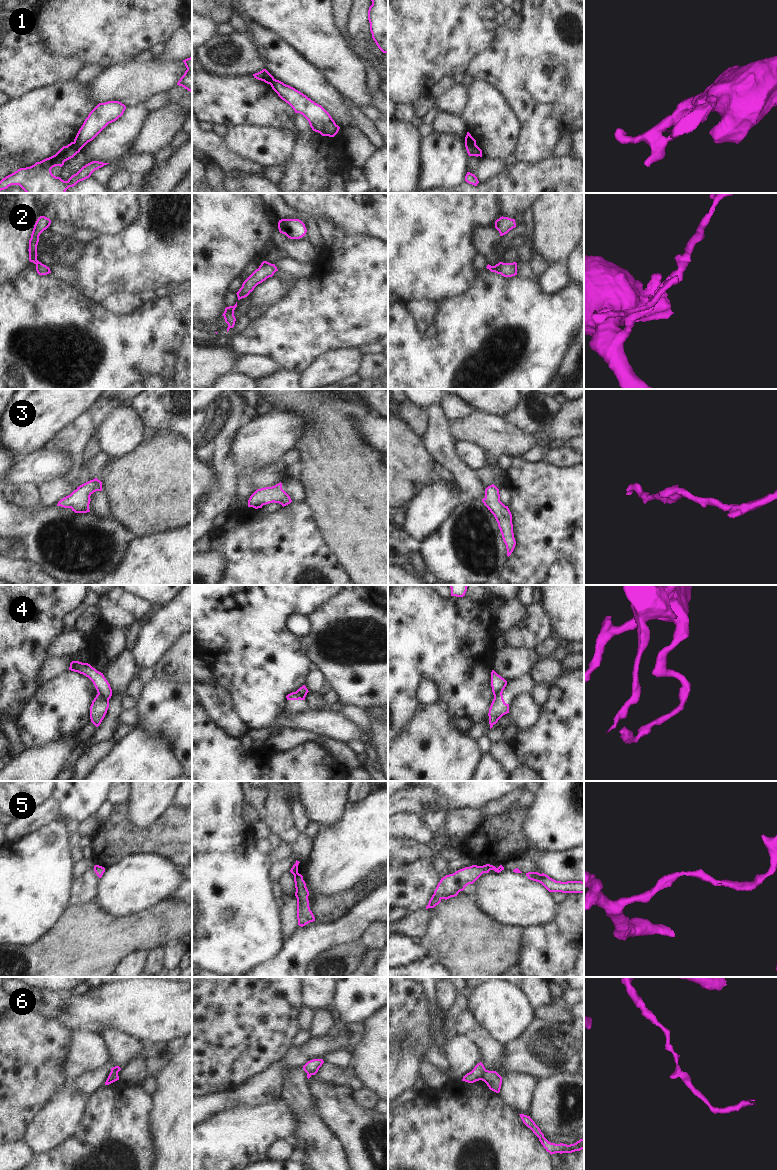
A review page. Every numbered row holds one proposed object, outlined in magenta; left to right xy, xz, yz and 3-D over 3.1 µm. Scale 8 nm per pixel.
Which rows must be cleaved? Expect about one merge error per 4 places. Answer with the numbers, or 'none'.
1, 2, 4, 6

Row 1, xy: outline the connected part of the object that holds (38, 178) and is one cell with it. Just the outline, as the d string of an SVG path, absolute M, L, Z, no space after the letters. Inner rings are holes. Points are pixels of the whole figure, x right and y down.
M71 142L67 146L63 146L55 155L36 162L30 167L20 168L3 178L0 181L0 191L11 185L19 185L26 193L65 193L69 187L89 178L95 170L109 164L92 161L83 166L67 181L52 174L53 167L62 167L65 161L73 158L79 152L79 147Z

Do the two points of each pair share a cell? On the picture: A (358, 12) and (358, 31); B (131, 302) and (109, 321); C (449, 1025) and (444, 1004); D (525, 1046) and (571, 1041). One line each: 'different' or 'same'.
A: same
B: different
C: different
D: same

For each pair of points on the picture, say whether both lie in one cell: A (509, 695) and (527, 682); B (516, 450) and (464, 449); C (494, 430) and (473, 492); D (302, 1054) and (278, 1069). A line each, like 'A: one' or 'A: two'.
A: one
B: two
C: two
D: one

